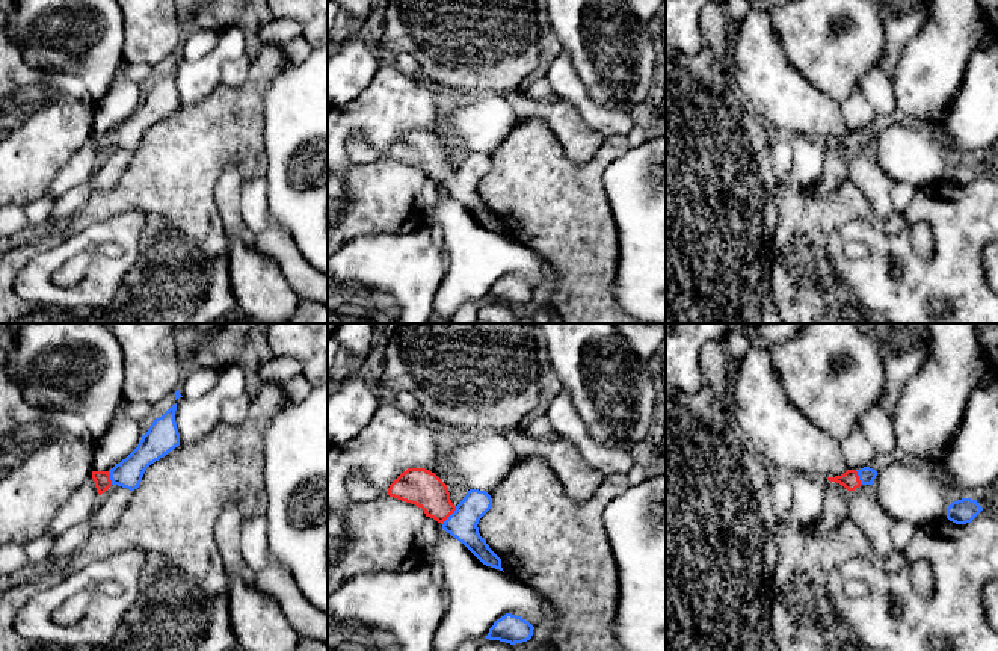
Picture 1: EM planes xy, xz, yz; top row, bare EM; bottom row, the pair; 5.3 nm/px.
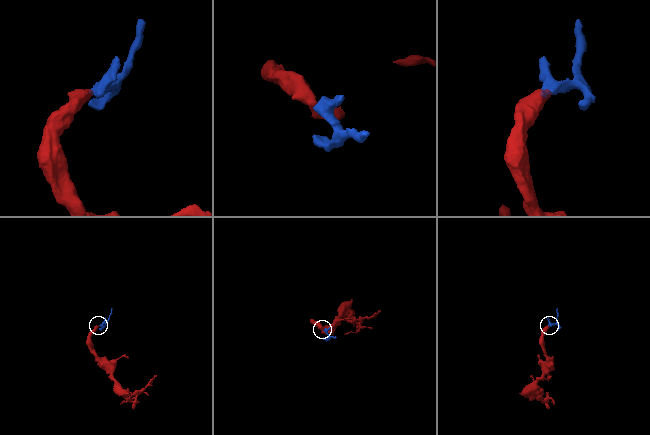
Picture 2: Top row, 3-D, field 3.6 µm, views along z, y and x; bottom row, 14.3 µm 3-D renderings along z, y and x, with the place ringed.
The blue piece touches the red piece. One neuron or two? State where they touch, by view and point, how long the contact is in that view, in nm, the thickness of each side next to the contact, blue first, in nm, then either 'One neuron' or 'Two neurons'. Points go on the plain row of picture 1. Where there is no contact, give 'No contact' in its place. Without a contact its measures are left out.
Touches blue at xz (450, 177). Shared border 130 nm. Thickness 160 nm (blue) against 200 nm. One neuron

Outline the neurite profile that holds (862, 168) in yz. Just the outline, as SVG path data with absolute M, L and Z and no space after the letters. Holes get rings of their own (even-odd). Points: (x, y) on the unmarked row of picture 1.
M861 147L849 154L847 177L868 199L873 221L882 225L894 211L891 202L892 178L879 165L873 147Z

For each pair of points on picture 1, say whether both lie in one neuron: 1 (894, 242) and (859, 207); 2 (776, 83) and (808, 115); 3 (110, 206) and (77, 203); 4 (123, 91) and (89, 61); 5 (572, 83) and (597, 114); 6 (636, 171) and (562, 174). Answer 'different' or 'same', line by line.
1: different
2: same
3: different
4: different
5: same
6: different

